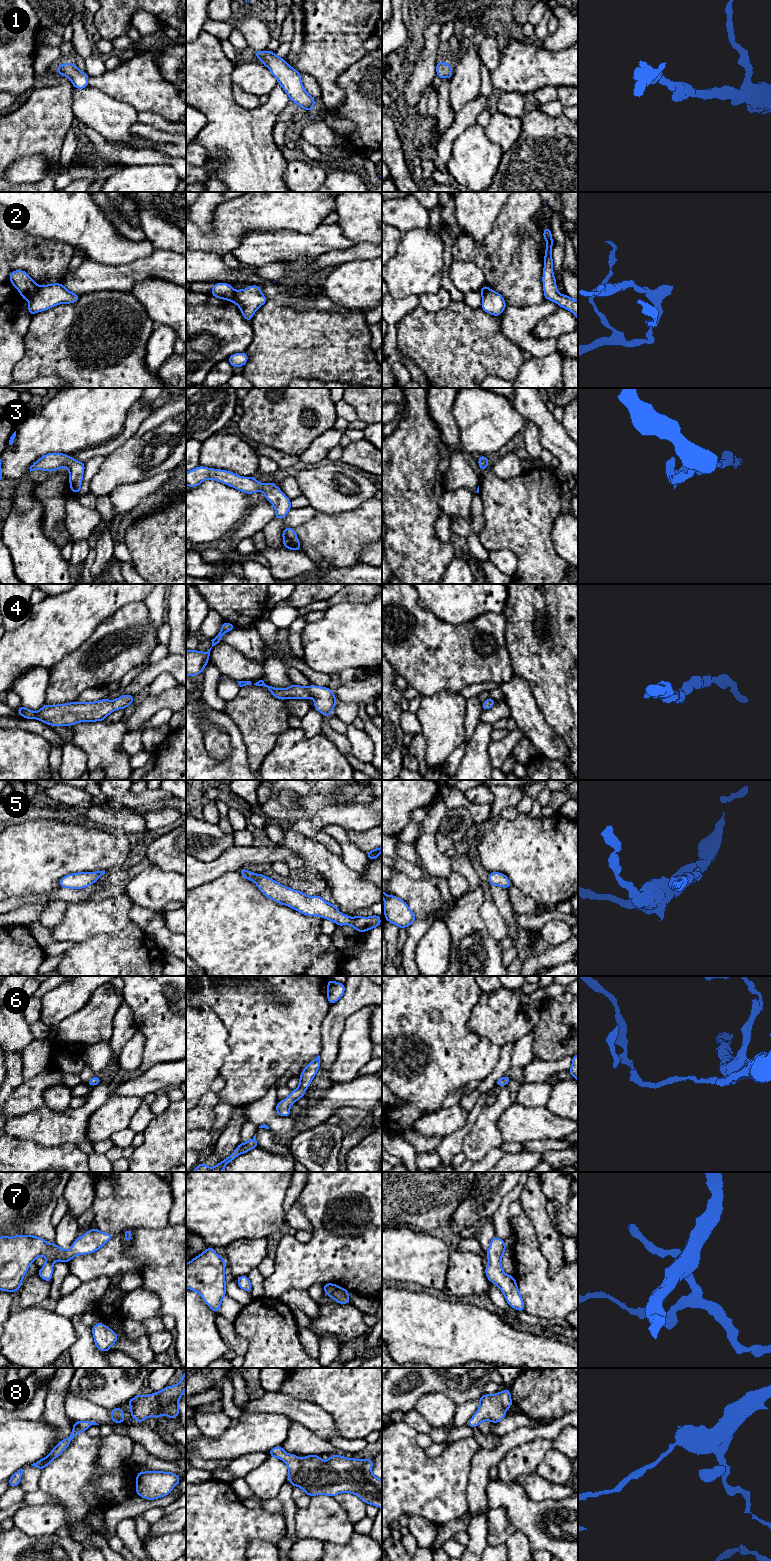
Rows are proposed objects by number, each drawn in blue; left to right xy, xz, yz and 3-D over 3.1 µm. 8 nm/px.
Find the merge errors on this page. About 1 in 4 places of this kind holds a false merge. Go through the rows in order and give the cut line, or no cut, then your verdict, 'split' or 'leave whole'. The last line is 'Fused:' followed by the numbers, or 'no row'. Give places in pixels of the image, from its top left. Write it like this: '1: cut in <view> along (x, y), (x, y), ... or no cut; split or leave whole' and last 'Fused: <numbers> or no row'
1: no cut; leave whole
2: cut in xy along (39, 286), (28, 300); split
3: no cut; leave whole
4: no cut; leave whole
5: no cut; leave whole
6: no cut; leave whole
7: no cut; leave whole
8: no cut; leave whole
Fused: 2

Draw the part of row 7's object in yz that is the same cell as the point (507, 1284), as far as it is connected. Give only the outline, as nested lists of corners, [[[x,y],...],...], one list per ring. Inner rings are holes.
[[[494,1236],[487,1251],[488,1265],[485,1268],[487,1279],[497,1285],[510,1307],[517,1311],[525,1311],[525,1306],[514,1276],[507,1275],[501,1266],[506,1250],[505,1241]]]

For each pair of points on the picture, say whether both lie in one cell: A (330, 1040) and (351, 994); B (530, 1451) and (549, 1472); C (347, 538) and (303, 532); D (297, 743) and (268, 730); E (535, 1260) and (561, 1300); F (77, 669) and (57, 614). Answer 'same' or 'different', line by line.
A: same
B: different
C: same
D: different
E: same
F: different

